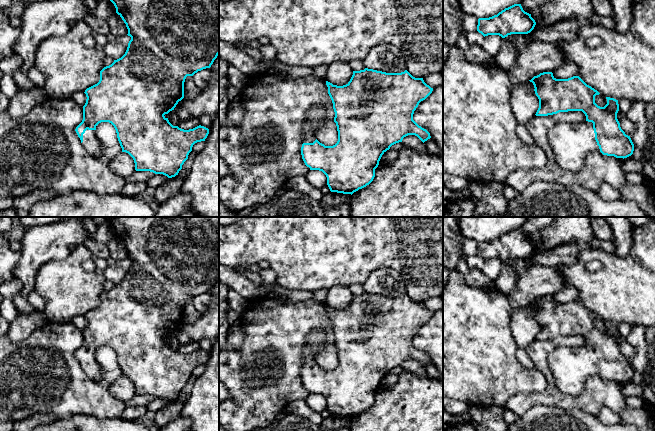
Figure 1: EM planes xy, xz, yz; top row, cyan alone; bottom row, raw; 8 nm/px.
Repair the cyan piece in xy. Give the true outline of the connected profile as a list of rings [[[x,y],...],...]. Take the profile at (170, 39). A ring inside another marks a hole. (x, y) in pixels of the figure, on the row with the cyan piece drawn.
[[[110,0],[116,13],[122,18],[128,29],[128,36],[131,40],[128,43],[125,54],[114,62],[104,67],[100,71],[100,80],[97,84],[85,90],[86,103],[83,106],[83,120],[76,127],[75,131],[81,140],[82,146],[92,156],[102,155],[104,148],[97,136],[96,126],[101,122],[111,123],[117,133],[117,138],[122,148],[122,152],[128,153],[134,160],[136,171],[150,171],[155,174],[163,174],[168,178],[175,177],[182,169],[182,165],[188,159],[189,153],[195,143],[205,141],[209,134],[209,129],[204,126],[197,126],[193,129],[184,130],[178,126],[173,126],[164,115],[174,110],[179,101],[184,98],[184,82],[187,76],[193,76],[198,71],[210,68],[214,60],[219,55],[219,0]]]

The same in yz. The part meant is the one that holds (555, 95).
[[[543,72],[534,76],[530,82],[539,99],[536,116],[548,116],[559,112],[582,111],[586,116],[585,122],[559,123],[548,132],[548,140],[557,164],[563,169],[577,172],[584,166],[588,153],[600,151],[603,155],[616,158],[627,158],[633,154],[634,144],[630,136],[621,129],[617,119],[619,111],[618,100],[606,97],[607,104],[600,107],[595,103],[595,96],[600,93],[587,85],[579,76],[568,79],[556,79],[552,72]]]

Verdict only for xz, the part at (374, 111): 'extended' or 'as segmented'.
extended

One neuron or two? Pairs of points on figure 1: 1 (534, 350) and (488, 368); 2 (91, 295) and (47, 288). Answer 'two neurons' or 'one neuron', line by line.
1: two neurons
2: one neuron

